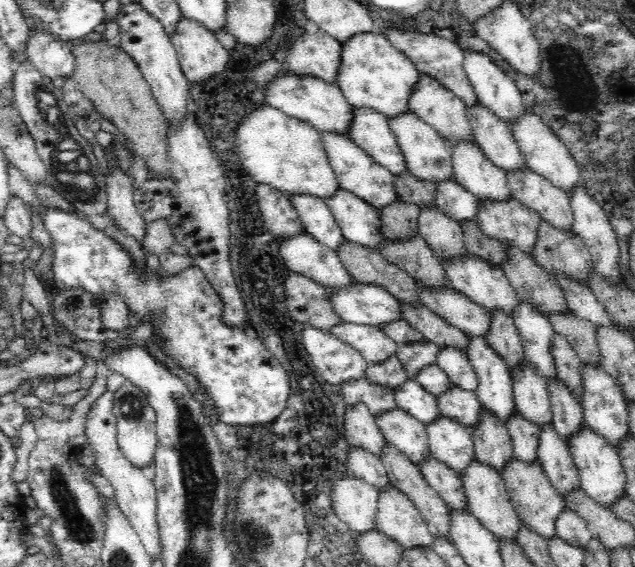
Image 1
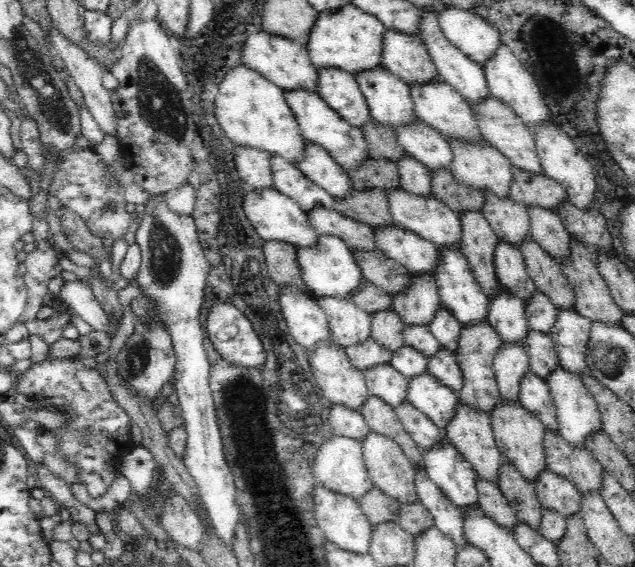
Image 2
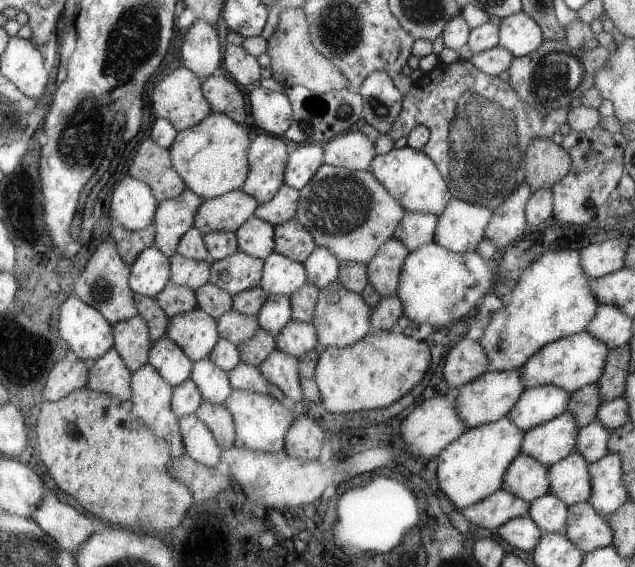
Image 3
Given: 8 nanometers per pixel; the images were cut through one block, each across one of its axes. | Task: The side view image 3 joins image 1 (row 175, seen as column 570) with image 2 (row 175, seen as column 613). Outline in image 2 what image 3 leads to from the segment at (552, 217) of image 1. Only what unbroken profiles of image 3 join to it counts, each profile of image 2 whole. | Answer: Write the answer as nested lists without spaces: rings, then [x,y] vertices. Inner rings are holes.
[[[490,96],[482,102],[478,102],[476,106],[470,106],[470,109],[472,109],[472,114],[476,118],[484,140],[487,139],[491,146],[511,162],[514,168],[522,169],[523,172],[530,173],[531,176],[544,173],[542,163],[535,149],[533,133],[525,127],[509,106]]]

